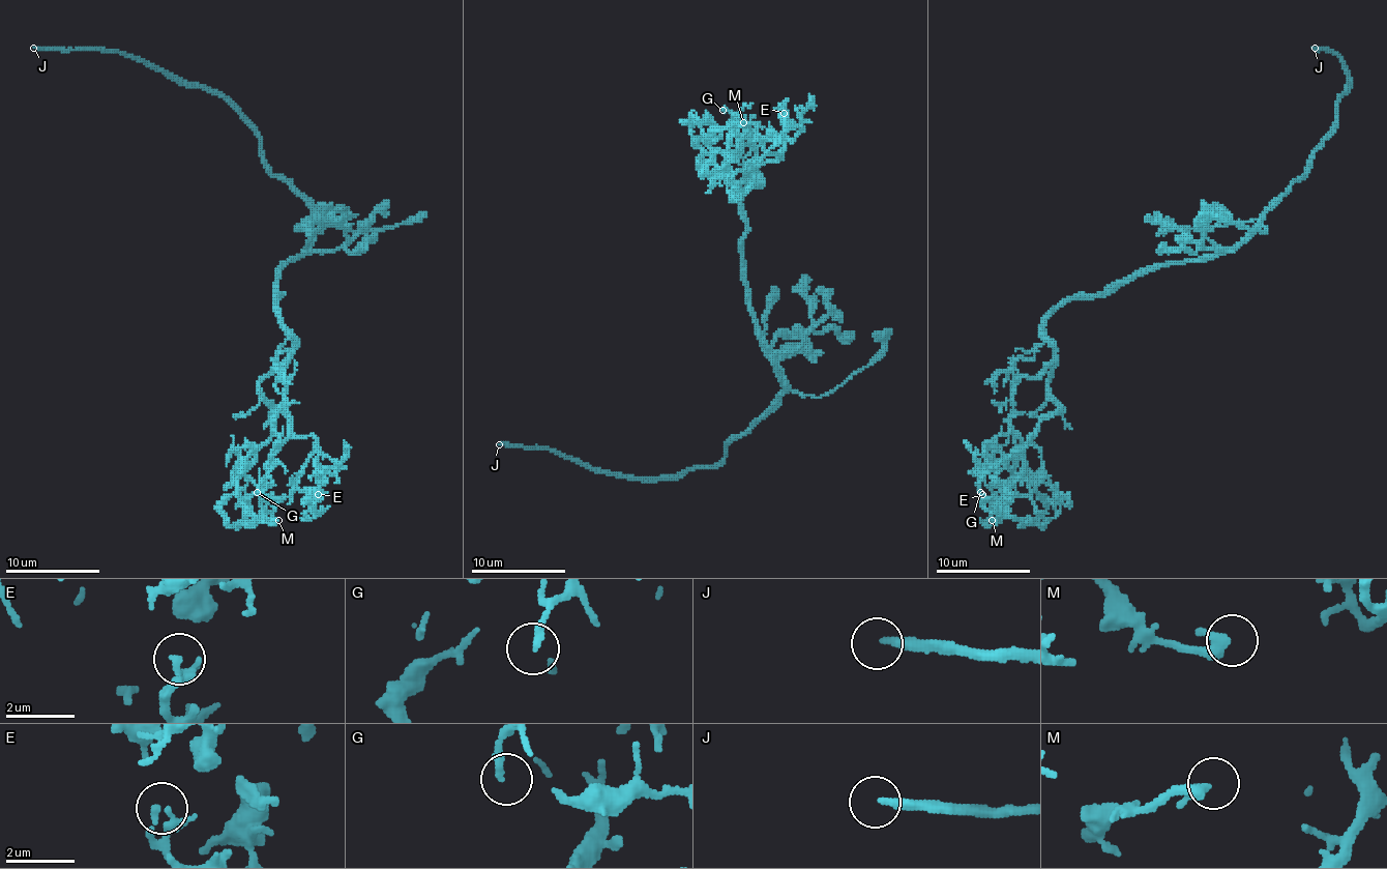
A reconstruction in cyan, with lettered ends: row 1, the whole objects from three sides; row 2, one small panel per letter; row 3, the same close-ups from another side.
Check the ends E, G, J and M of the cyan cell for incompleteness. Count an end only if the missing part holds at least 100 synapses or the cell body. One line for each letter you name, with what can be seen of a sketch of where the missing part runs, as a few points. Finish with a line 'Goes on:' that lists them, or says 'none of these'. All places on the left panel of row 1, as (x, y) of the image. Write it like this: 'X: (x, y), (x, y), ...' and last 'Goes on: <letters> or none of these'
Goes on: J

